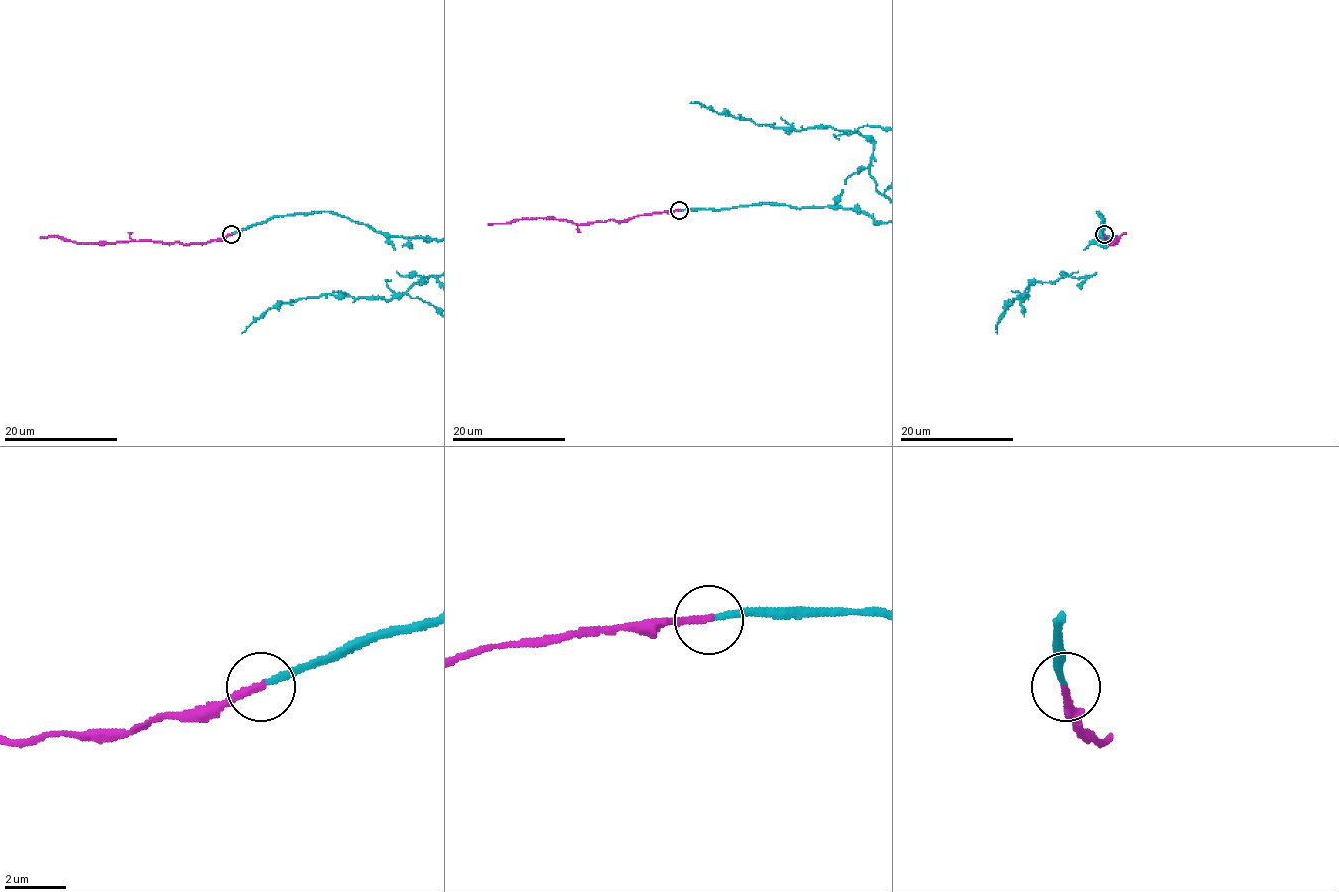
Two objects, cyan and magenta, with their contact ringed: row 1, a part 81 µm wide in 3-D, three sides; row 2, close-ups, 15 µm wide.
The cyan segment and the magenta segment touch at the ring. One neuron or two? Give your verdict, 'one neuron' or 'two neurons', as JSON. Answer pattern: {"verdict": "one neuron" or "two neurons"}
{"verdict": "one neuron"}

